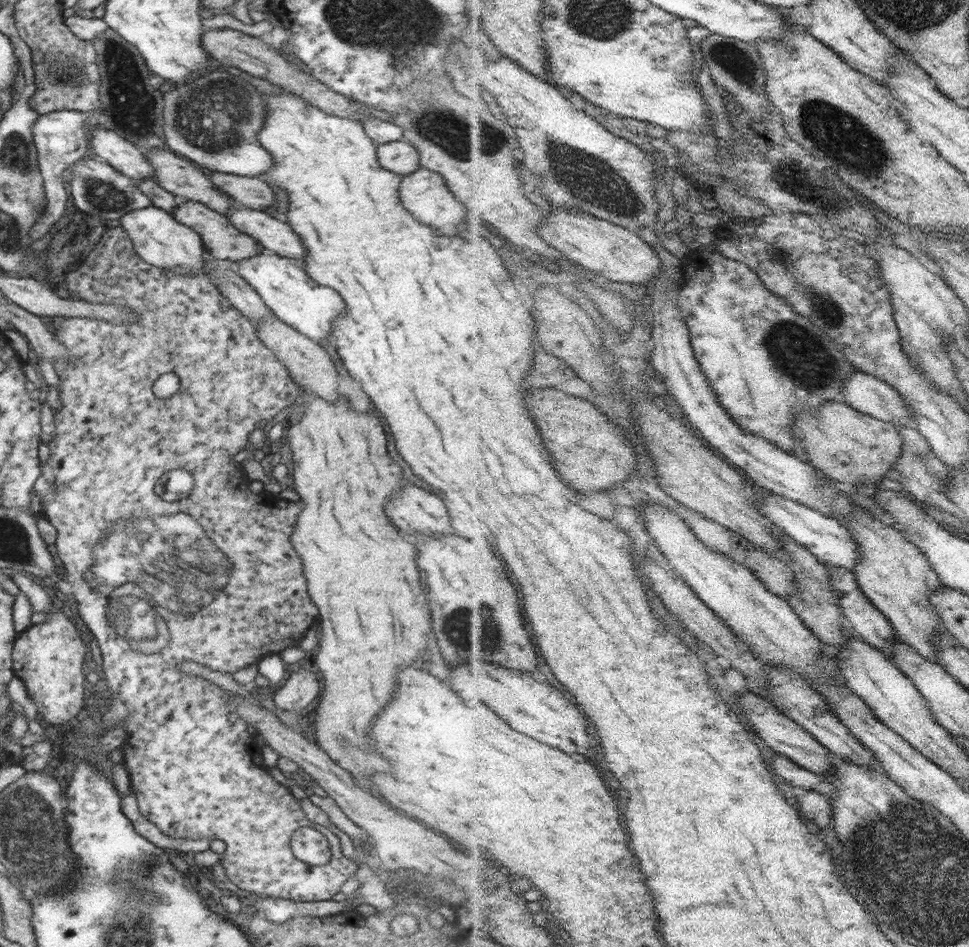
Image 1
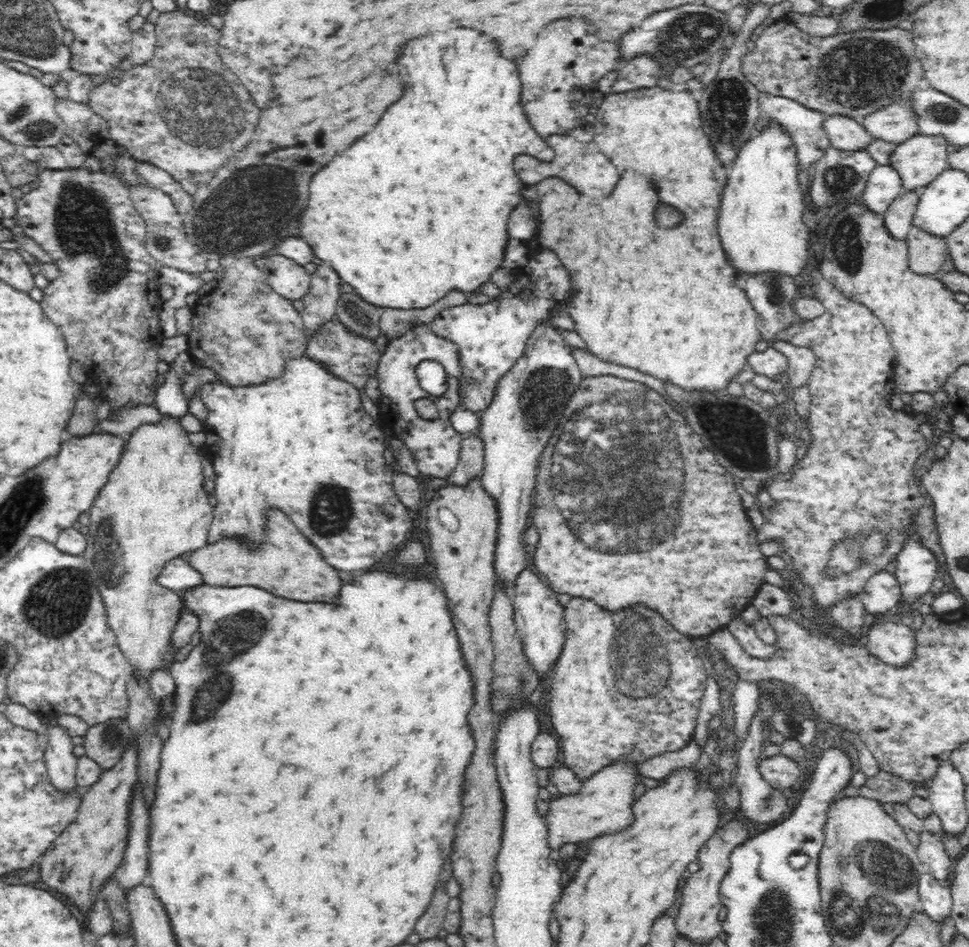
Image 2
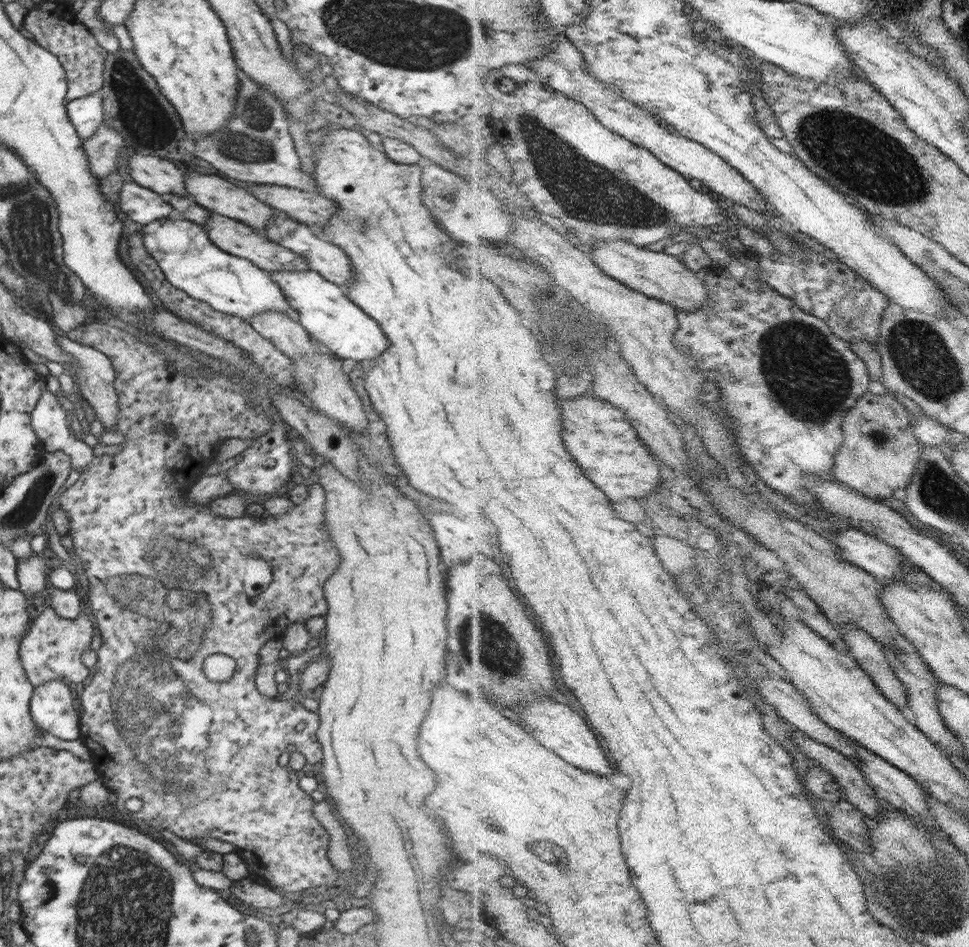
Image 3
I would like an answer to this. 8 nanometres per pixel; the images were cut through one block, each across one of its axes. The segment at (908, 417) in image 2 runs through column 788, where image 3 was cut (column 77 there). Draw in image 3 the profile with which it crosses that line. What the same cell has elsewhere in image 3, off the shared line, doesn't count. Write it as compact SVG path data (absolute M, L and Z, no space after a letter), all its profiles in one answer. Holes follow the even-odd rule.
M84 322L74 330L67 331L67 337L74 342L80 342L86 346L91 346L110 358L112 367L115 369L115 389L118 395L119 415L115 424L115 431L125 435L125 443L120 443L122 448L118 454L94 457L91 463L82 469L77 482L70 486L62 495L60 495L60 507L68 515L69 536L73 539L72 553L80 558L80 566L83 572L86 572L88 578L89 591L88 600L92 608L92 616L96 620L96 626L101 632L101 645L98 647L98 661L92 669L92 681L85 686L82 695L82 715L80 715L81 740L92 753L91 761L97 769L99 778L103 780L109 790L116 796L115 808L123 814L130 813L137 818L145 820L150 826L158 830L166 829L174 832L178 837L184 840L194 838L214 838L231 844L238 849L238 854L248 865L247 877L256 883L270 886L284 892L284 895L298 893L300 890L317 890L318 888L327 888L334 884L346 872L338 872L330 862L328 853L329 835L326 829L322 827L318 819L314 817L312 808L315 802L305 791L300 789L299 780L294 777L294 772L285 770L279 766L278 758L280 754L287 750L288 745L296 740L296 725L301 722L312 722L314 726L314 740L317 740L317 731L320 728L320 715L318 712L310 712L304 706L296 701L283 702L282 699L275 700L269 696L259 694L255 685L255 674L258 668L258 652L268 640L278 639L285 633L287 626L293 622L306 622L313 616L325 616L328 612L328 605L324 598L323 584L326 579L338 568L338 550L334 550L328 536L326 526L324 526L324 492L322 486L314 484L314 481L308 482L308 496L302 504L296 504L288 512L282 515L270 515L268 518L243 517L229 518L218 516L210 511L210 506L198 504L190 506L187 502L187 494L190 485L200 476L211 459L215 459L216 452L223 440L228 438L256 439L262 434L271 431L273 421L266 415L266 412L259 407L256 395L252 391L256 388L256 378L252 378L250 373L242 374L210 374L208 378L190 378L184 374L176 365L171 362L169 354L163 353L154 345L147 345L137 336L122 325L108 324L102 322ZM216 524L224 524L232 536L232 544L248 556L254 554L257 557L267 560L272 567L273 579L268 588L259 595L248 595L240 590L240 580L234 580L234 586L228 588L230 578L224 578L222 572L222 558L218 558L218 542L216 534L218 528ZM222 650L232 650L232 658L238 662L233 677L229 681L215 682L207 679L202 672L202 666L205 658L211 654L220 654ZM201 651L202 662L190 662L190 653ZM206 734L210 736L210 746L204 750L206 756L206 770L208 770L208 790L212 794L204 794L204 786L200 788L188 788L190 782L178 782L178 778L198 778L202 774L202 746L206 746Z

